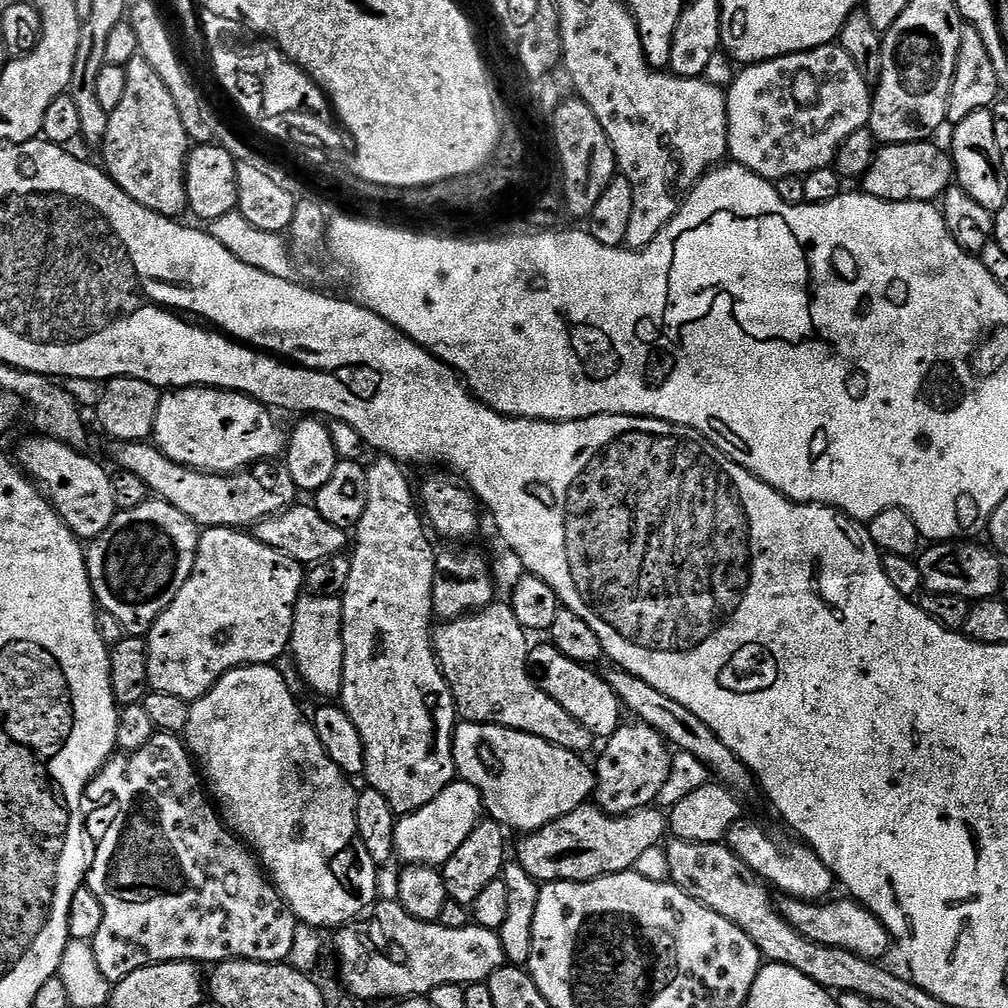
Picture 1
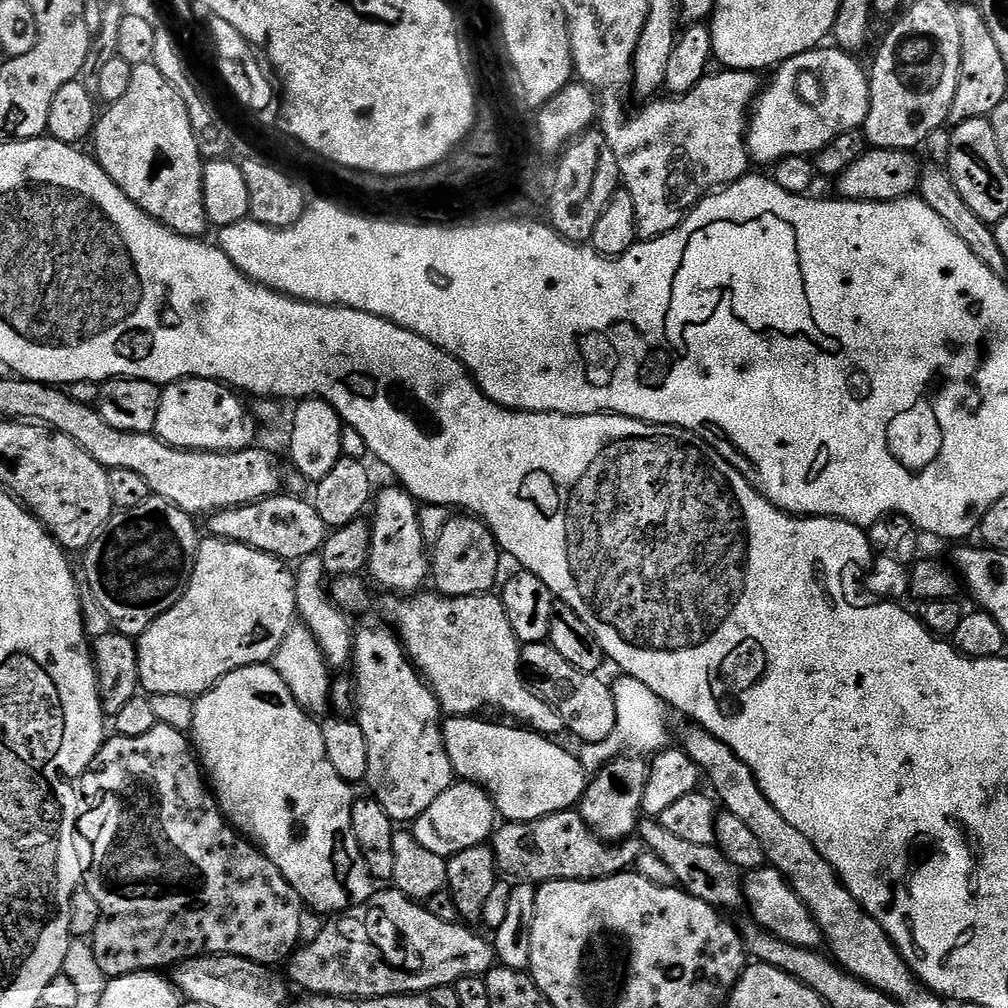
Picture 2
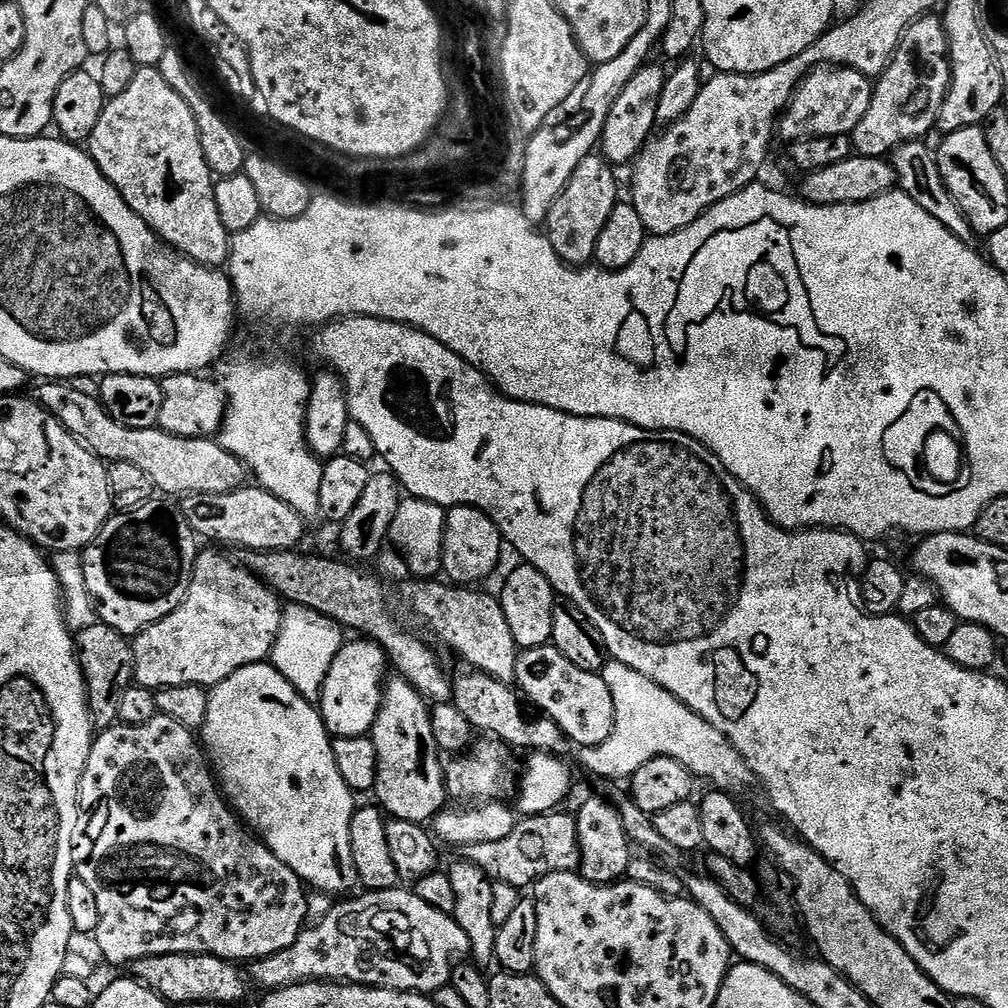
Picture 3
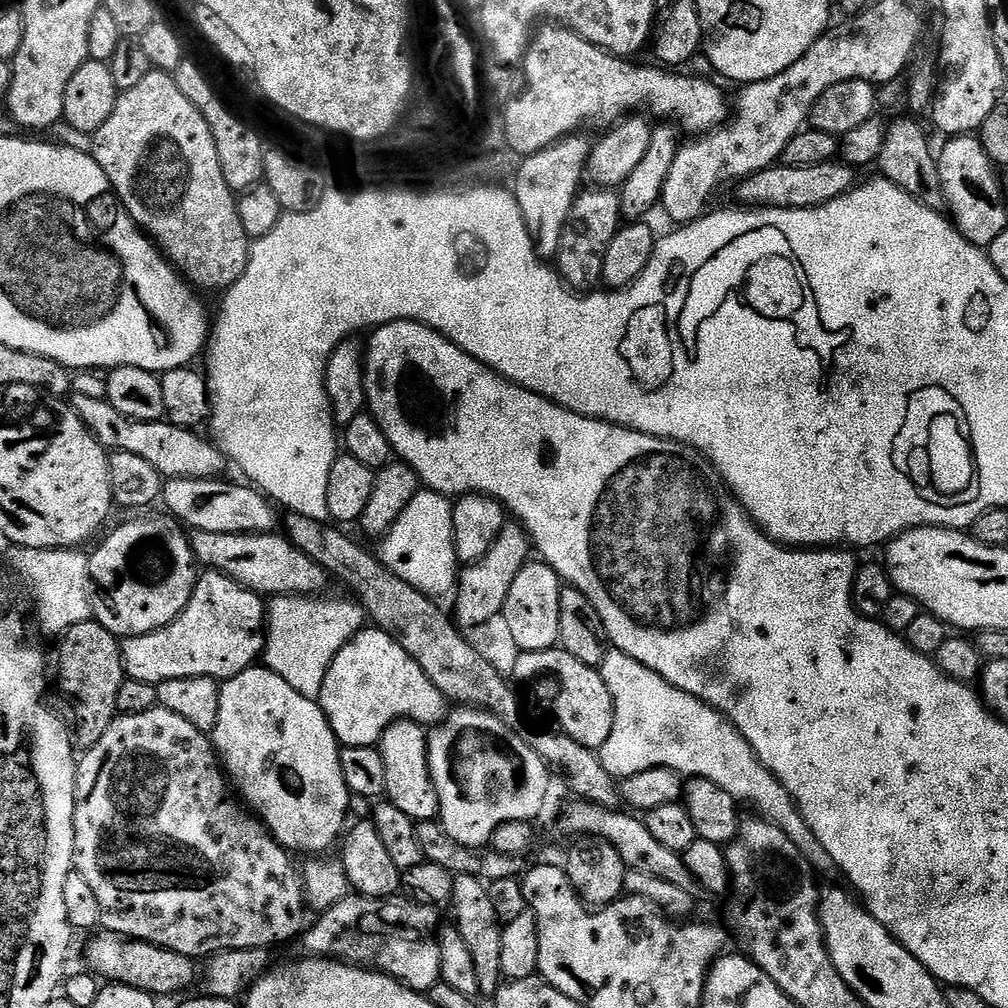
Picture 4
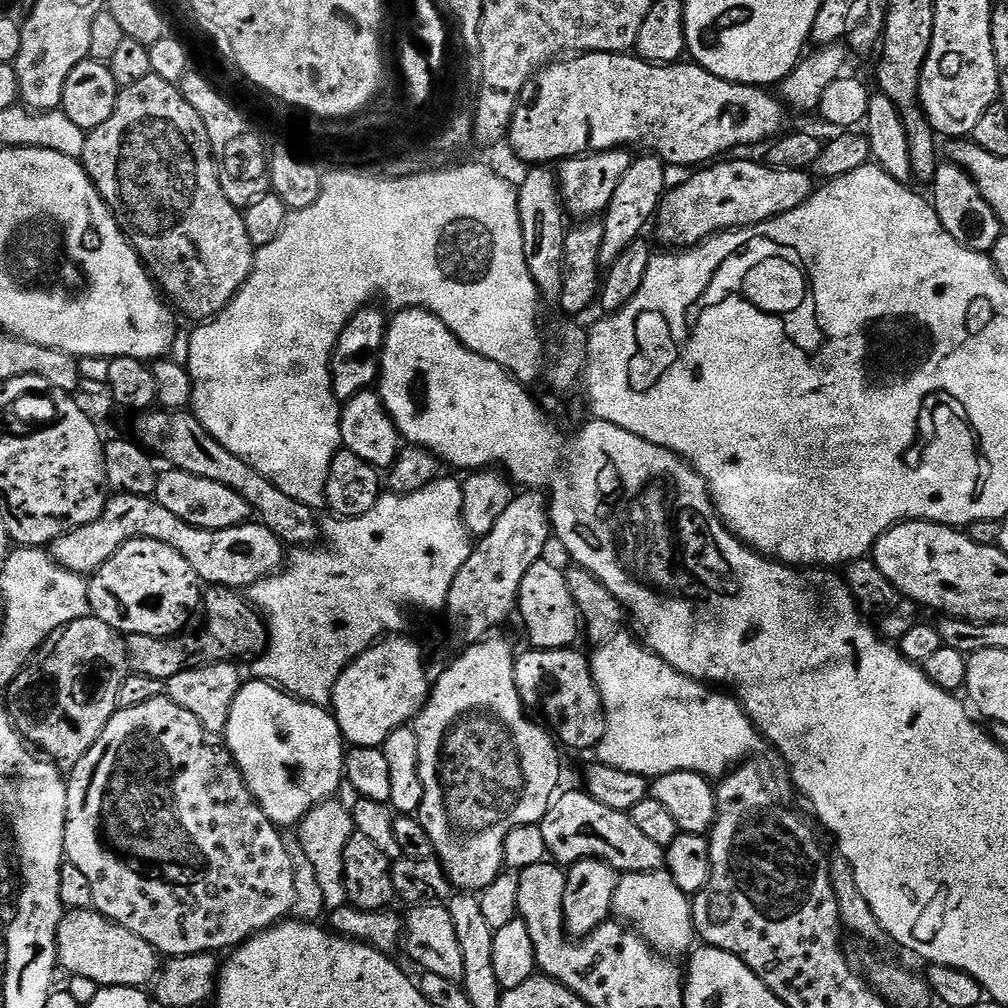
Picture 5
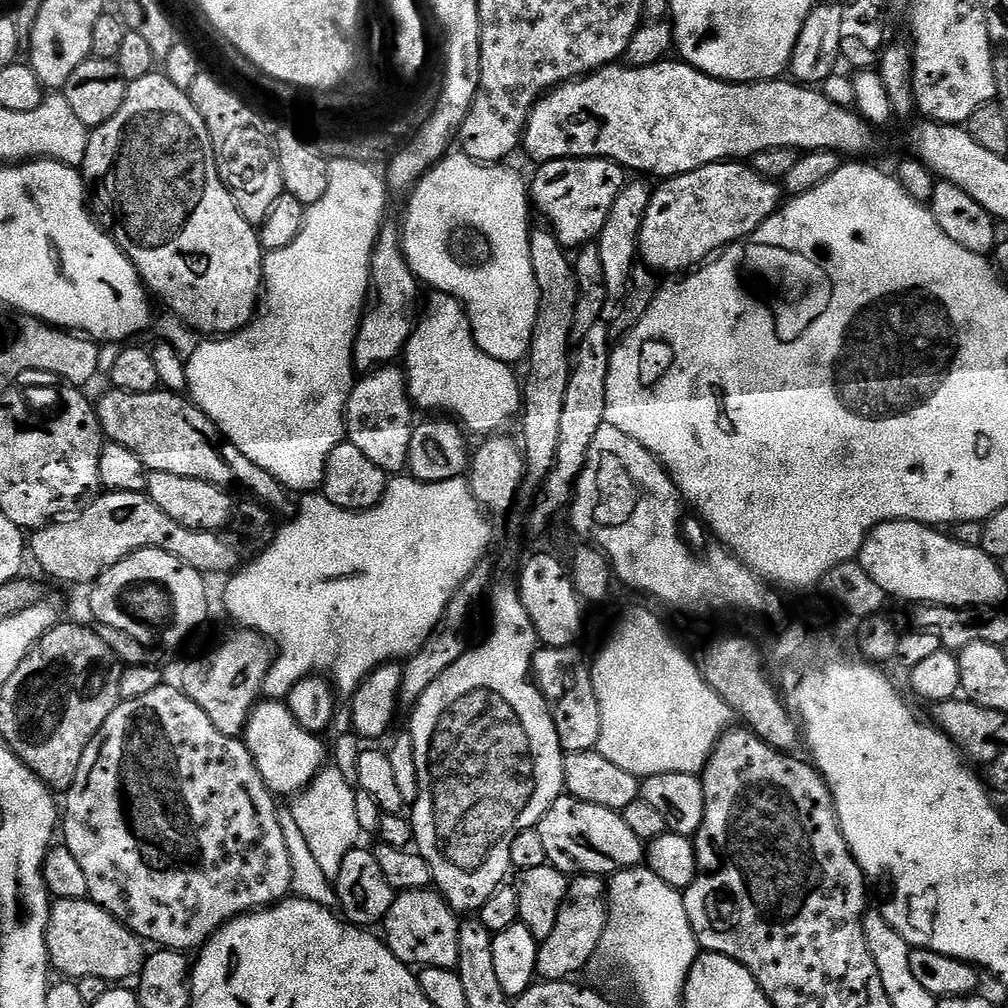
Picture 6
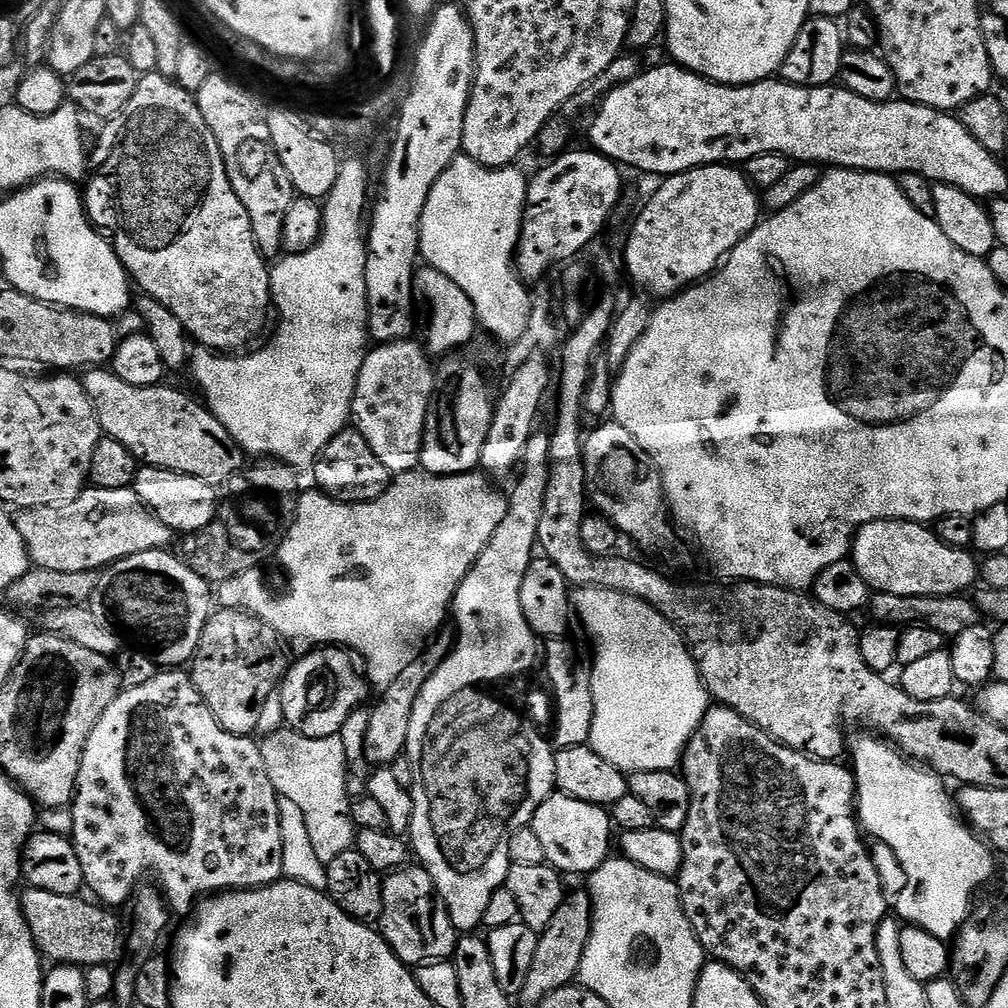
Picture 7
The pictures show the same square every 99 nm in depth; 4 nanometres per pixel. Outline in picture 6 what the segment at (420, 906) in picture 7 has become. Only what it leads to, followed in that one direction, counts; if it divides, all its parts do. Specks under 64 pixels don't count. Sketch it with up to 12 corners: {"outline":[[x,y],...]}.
{"outline":[[439,891],[402,892],[382,922],[409,966],[455,969],[461,921]]}

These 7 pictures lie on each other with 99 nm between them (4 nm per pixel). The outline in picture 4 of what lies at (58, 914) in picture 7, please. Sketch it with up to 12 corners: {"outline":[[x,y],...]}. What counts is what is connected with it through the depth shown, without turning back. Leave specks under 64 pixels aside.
{"outline":[[93,935],[87,967],[101,981],[157,998],[195,980],[197,961],[169,948]]}

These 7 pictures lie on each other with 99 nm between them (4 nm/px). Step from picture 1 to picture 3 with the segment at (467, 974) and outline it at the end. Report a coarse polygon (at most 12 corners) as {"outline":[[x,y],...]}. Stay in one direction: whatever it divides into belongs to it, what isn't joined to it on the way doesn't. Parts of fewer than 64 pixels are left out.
{"outline":[[397,886],[251,961],[275,990],[449,987],[470,938]]}

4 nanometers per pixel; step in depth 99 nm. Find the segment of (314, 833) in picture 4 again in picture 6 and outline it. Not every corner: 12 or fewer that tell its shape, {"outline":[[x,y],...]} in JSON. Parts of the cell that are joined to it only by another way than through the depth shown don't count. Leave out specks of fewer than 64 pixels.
{"outline":[[265,699],[242,739],[280,798],[326,764],[321,737],[287,703]]}

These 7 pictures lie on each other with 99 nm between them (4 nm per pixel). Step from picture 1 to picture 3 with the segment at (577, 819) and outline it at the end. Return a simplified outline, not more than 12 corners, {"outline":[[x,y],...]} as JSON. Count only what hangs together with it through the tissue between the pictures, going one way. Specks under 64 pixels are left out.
{"outline":[[575,815],[517,819],[462,848],[497,884],[531,889],[580,866]]}

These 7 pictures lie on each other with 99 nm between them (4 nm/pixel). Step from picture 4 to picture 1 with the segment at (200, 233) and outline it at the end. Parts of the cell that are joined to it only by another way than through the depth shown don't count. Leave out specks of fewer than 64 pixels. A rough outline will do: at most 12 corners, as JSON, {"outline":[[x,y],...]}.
{"outline":[[139,54],[108,113],[104,171],[134,202],[187,209],[190,141]]}

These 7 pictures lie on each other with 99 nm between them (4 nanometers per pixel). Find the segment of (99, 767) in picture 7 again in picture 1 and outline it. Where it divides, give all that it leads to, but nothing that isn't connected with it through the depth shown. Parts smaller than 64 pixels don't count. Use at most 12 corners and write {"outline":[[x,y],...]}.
{"outline":[[185,741],[108,757],[86,887],[113,982],[282,964],[297,918]]}

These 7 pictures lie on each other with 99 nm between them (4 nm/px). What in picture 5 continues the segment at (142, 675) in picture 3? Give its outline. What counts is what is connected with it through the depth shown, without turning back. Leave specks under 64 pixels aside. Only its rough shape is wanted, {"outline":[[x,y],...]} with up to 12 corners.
{"outline":[[209,587],[204,629],[125,639],[132,672],[168,681],[266,648],[239,591]]}

